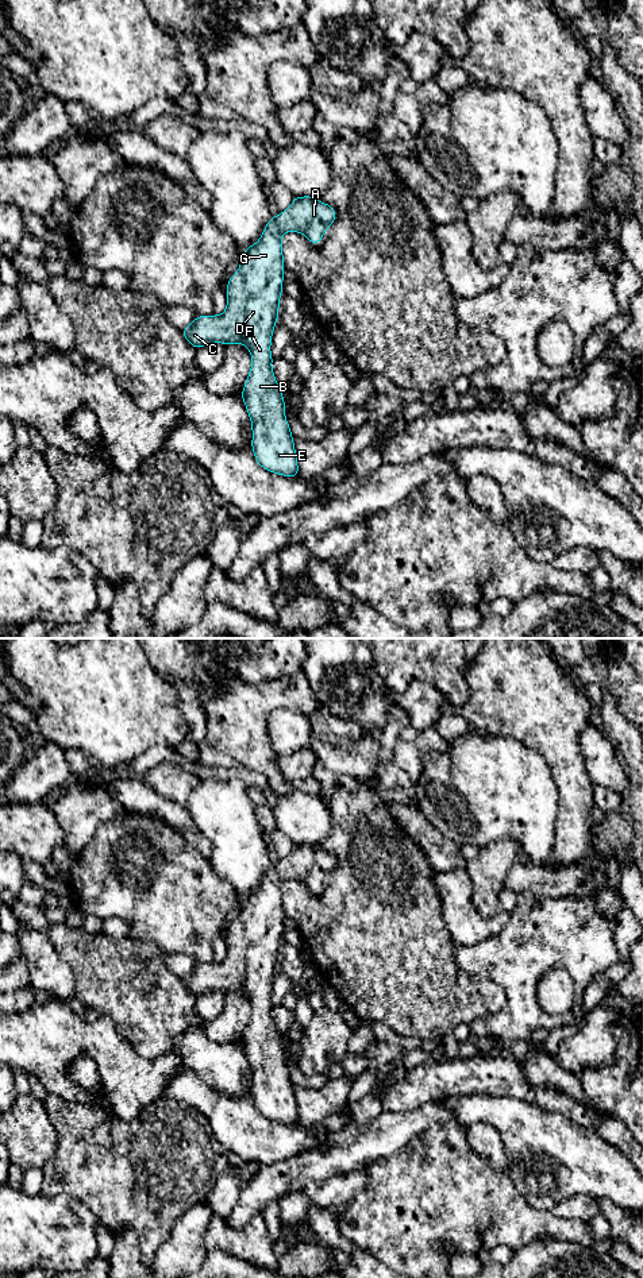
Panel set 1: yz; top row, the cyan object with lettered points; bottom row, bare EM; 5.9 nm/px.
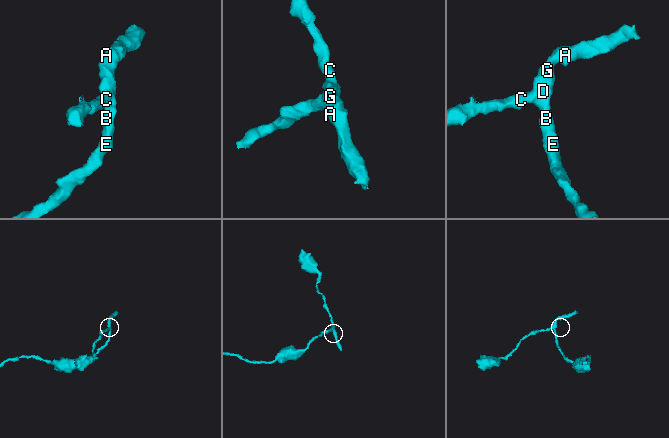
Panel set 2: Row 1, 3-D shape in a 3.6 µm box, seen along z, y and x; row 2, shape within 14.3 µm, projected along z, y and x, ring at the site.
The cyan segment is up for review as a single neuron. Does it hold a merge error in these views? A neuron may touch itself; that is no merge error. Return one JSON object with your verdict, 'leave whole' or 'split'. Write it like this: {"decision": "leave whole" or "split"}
{"decision": "leave whole"}

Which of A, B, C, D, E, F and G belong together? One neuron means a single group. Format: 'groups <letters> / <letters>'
groups A B C D E F G

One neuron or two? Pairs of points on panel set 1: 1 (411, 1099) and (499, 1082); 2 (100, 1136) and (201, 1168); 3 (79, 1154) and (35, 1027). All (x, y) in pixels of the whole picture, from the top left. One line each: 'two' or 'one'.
1: one
2: two
3: two

